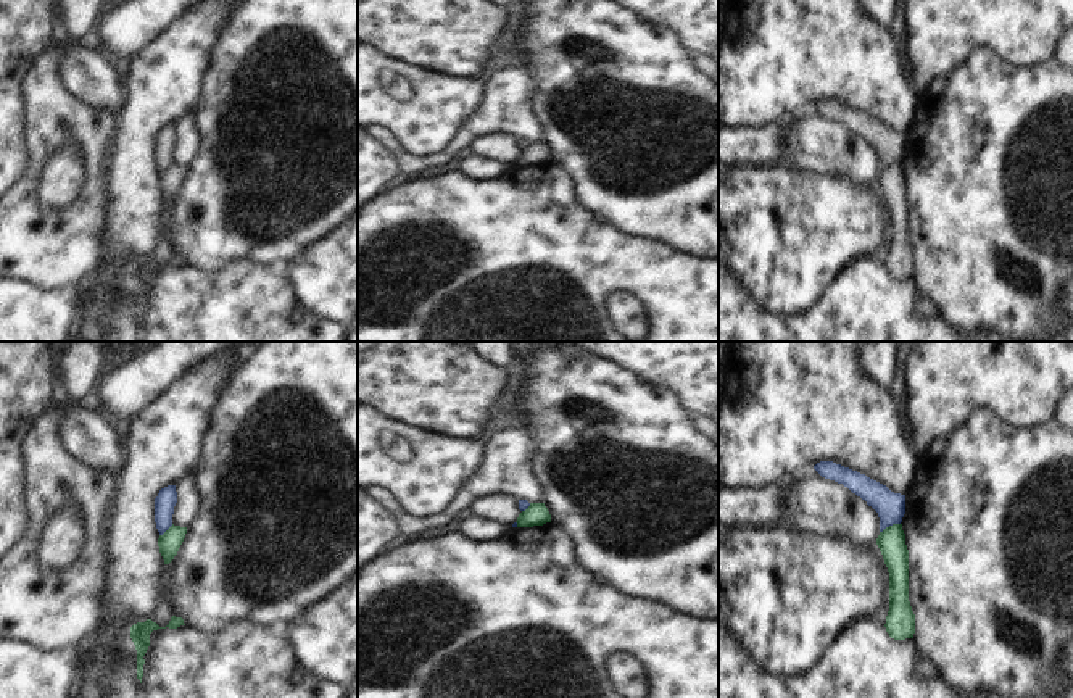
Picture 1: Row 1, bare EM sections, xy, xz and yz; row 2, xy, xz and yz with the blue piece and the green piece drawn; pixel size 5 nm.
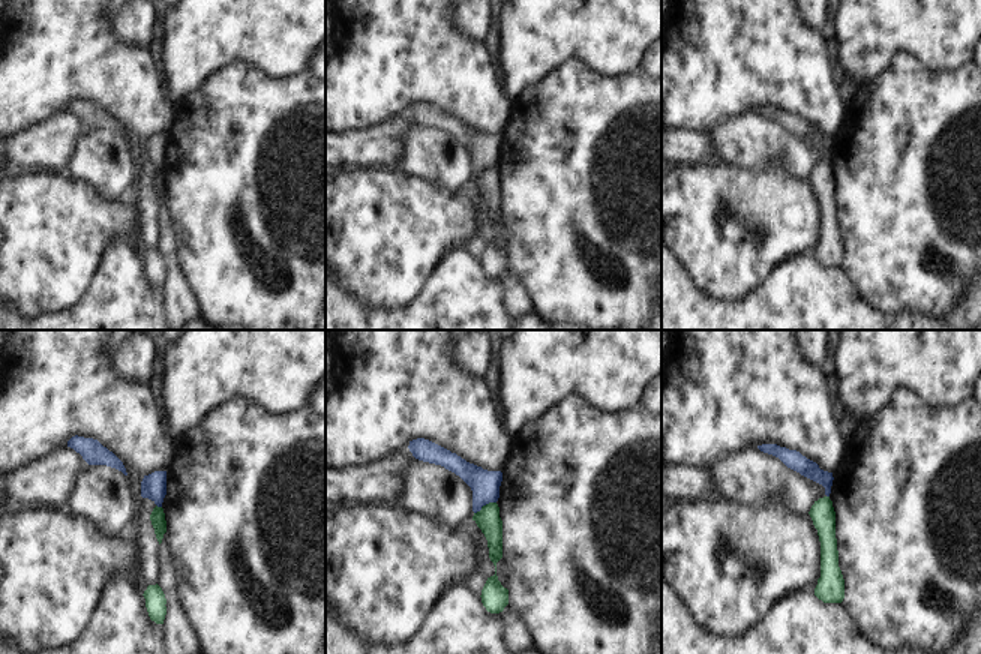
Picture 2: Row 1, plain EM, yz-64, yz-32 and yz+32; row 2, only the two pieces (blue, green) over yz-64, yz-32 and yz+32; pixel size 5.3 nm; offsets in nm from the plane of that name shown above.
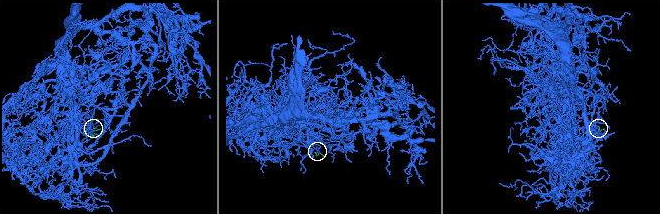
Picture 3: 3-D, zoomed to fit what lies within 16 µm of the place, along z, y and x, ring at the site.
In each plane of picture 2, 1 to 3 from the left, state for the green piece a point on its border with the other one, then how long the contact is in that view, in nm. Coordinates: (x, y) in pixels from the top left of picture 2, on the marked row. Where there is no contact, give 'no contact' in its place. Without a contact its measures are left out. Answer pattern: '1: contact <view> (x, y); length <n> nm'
1: contact yz-64 (159, 506); length 40 nm
2: contact yz-32 (485, 504); length 140 nm
3: no contact

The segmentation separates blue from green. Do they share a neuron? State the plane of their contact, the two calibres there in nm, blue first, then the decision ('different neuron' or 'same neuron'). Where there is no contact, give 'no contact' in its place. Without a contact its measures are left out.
contact in yz; calibres 140 and 140 nm; different neuron

